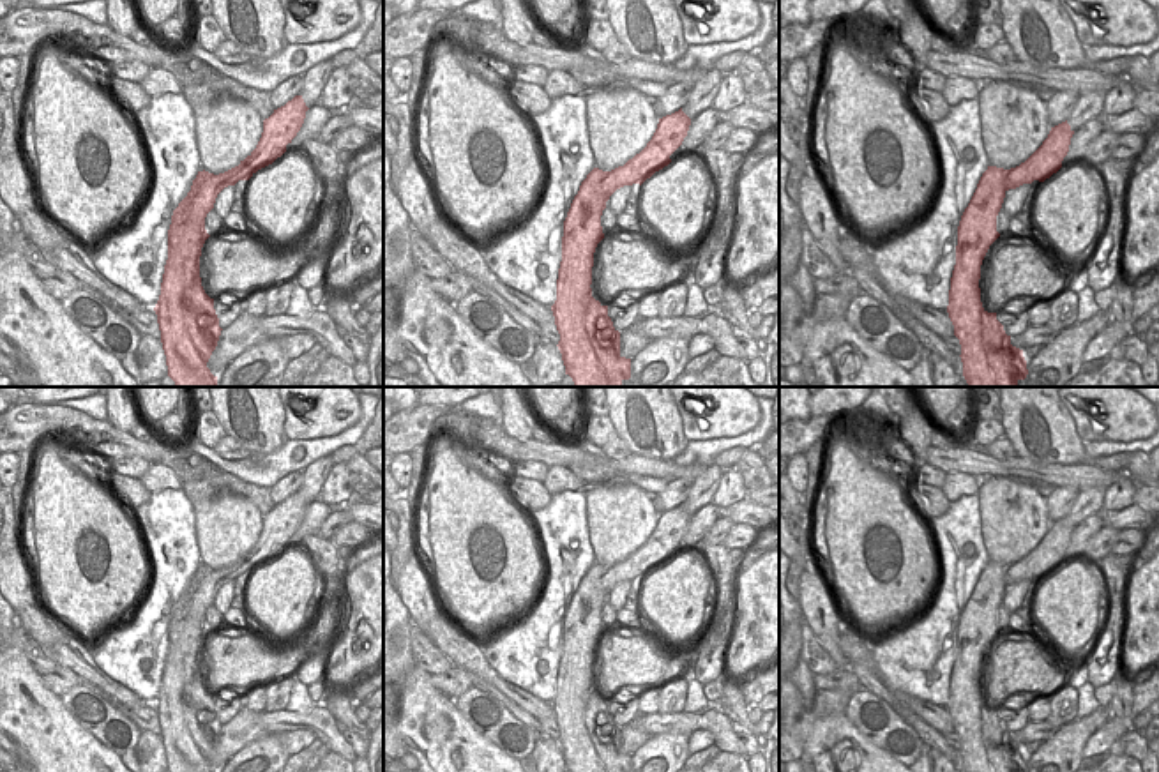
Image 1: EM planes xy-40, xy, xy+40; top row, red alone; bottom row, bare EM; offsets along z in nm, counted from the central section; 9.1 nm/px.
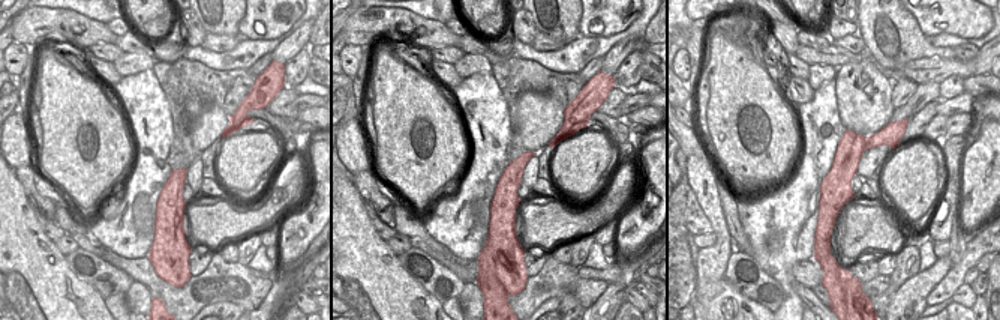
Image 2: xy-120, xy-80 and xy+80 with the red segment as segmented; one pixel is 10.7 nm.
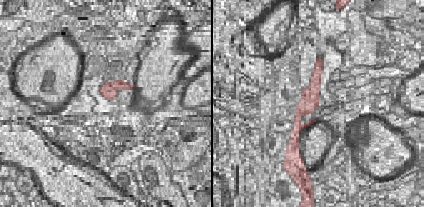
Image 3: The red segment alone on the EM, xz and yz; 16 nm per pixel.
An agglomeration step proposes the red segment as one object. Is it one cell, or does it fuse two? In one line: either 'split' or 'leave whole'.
split

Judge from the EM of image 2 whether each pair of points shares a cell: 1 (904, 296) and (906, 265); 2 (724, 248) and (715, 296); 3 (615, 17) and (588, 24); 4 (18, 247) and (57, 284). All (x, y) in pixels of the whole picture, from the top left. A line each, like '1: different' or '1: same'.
1: different
2: different
3: same
4: same

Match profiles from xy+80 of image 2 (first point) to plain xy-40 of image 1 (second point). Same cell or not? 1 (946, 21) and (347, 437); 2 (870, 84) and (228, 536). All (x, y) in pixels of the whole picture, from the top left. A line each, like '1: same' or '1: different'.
1: different
2: same

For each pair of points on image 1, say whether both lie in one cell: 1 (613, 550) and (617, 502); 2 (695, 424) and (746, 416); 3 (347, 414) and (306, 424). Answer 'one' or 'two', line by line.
1: one
2: one
3: one

